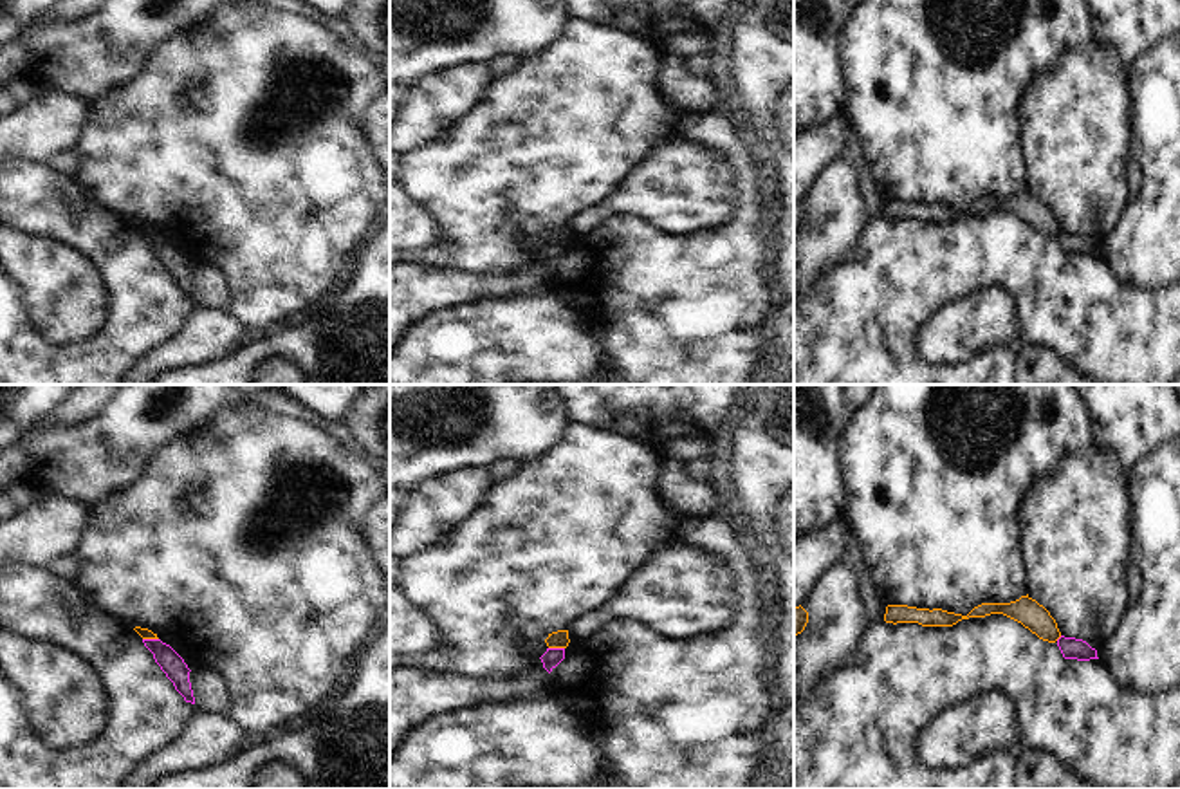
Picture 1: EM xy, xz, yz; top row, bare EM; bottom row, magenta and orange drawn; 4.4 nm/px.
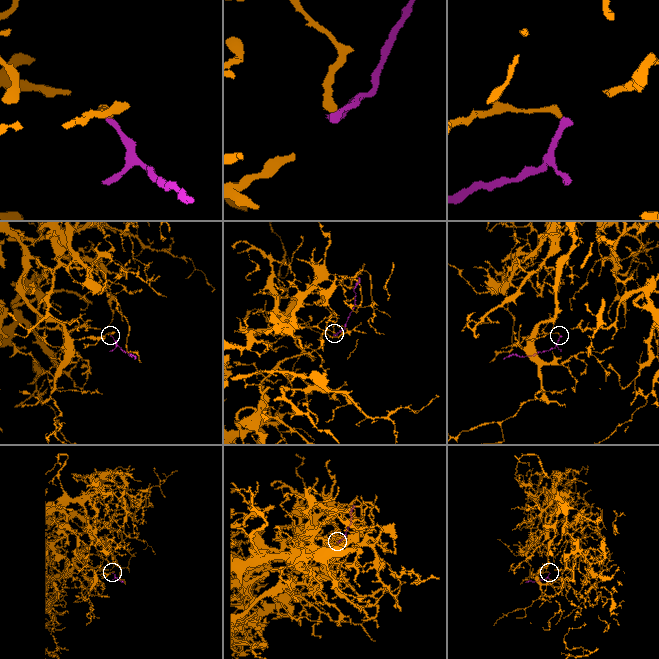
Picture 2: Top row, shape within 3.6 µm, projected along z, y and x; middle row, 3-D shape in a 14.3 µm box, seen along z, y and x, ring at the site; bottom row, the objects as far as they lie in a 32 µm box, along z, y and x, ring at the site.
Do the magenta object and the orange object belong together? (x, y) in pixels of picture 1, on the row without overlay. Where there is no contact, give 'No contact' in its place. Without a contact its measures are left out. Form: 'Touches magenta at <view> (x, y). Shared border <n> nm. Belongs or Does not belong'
Touches magenta at xz (556, 244). Shared border 70 nm. Does not belong.

